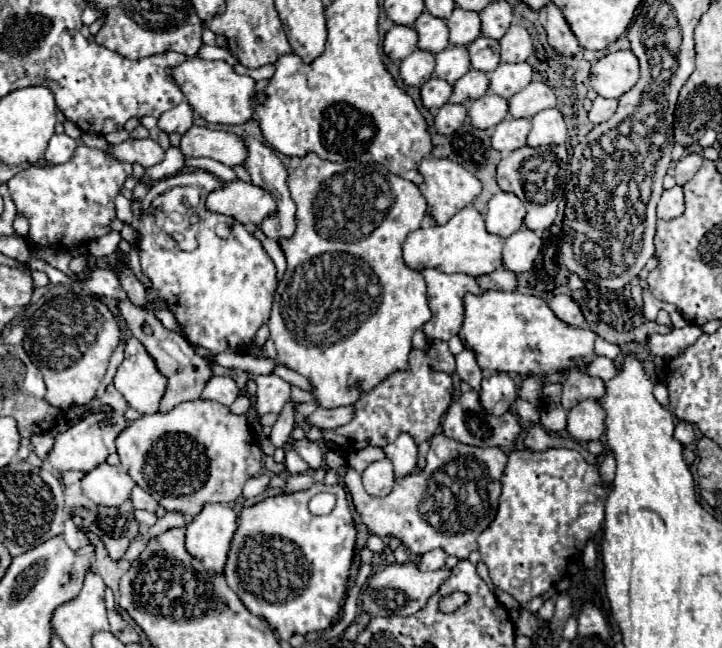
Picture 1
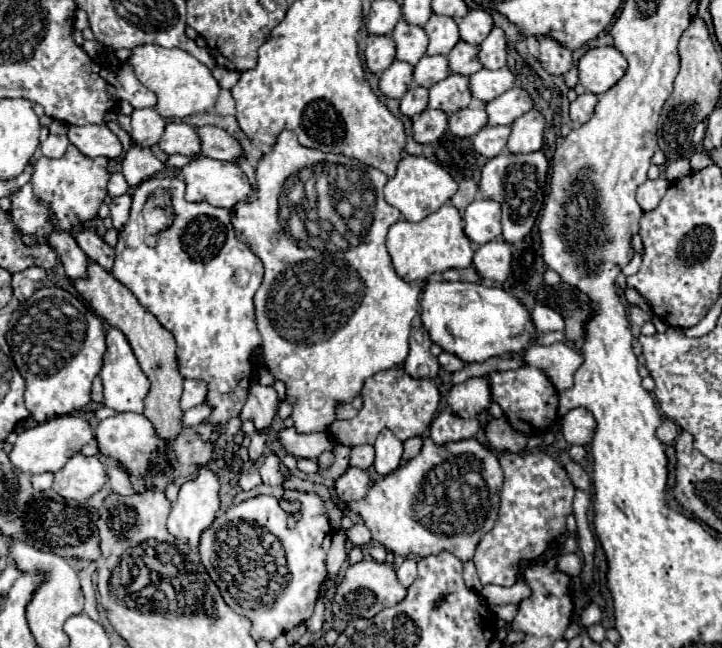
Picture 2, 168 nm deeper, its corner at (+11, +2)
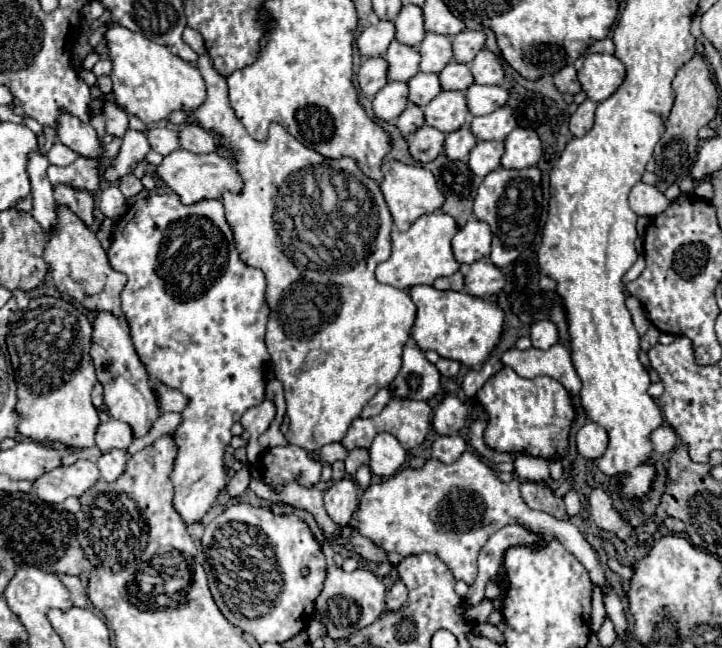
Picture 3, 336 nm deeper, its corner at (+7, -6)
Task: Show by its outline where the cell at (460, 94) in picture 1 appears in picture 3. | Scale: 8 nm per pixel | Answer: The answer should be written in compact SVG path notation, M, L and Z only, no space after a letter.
M441 91L425 105L425 123L443 133L457 131L467 123L469 109L463 91Z

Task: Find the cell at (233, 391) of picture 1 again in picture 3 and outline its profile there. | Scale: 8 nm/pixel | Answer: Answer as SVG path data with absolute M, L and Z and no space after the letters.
M157 385L155 393L157 393L157 399L159 399L161 411L181 413L181 411L189 405L189 397L185 397L181 391L171 389L171 387L167 387L167 385Z

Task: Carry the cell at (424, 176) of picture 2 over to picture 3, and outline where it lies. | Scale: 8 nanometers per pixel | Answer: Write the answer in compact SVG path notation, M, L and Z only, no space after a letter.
M389 159L383 163L381 171L385 175L385 179L381 183L381 191L385 195L389 209L391 209L397 229L407 231L411 227L411 223L415 223L419 217L441 209L441 205L445 203L445 195L439 191L437 179L429 169L419 167L419 165L405 165L395 159Z

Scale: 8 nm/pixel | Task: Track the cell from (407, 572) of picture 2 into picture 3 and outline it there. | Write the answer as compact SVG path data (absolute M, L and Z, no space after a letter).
M403 581L395 583L395 585L391 587L391 591L387 593L387 609L389 609L389 611L395 611L397 607L401 607L401 605L407 601L407 595L409 595L409 591L407 591L405 583L403 583Z

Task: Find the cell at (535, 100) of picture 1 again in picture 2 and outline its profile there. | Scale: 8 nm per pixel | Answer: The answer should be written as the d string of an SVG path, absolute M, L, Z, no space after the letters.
M513 87L501 97L489 101L485 105L487 111L487 123L489 125L511 125L515 119L519 119L523 113L527 113L533 107L533 101L525 89Z

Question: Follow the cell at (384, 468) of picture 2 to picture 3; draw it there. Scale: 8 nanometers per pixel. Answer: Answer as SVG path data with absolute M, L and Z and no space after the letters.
M379 433L369 449L369 459L373 475L387 479L401 469L407 459L407 451L391 433Z

